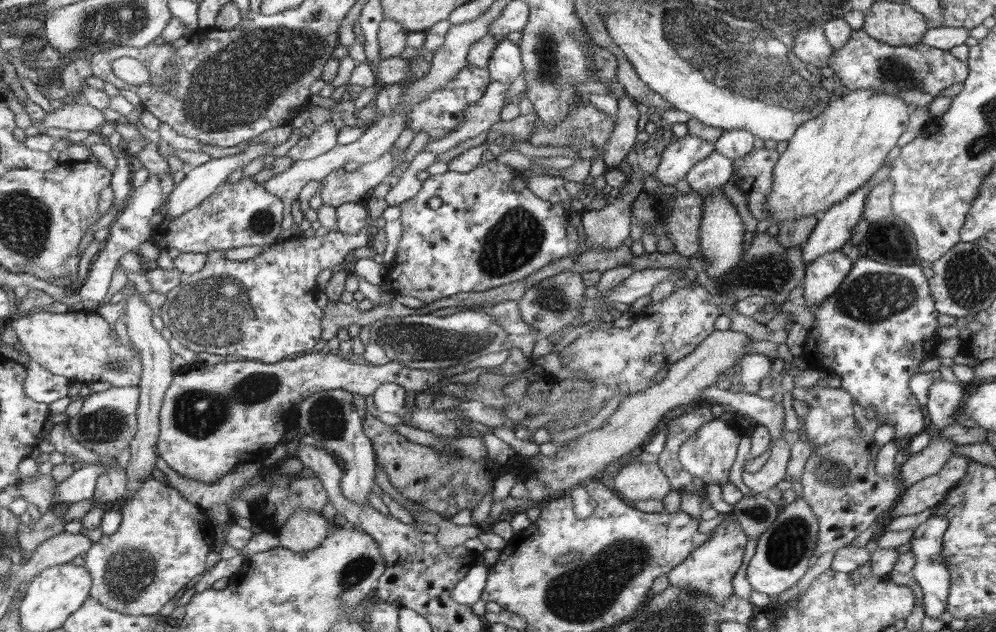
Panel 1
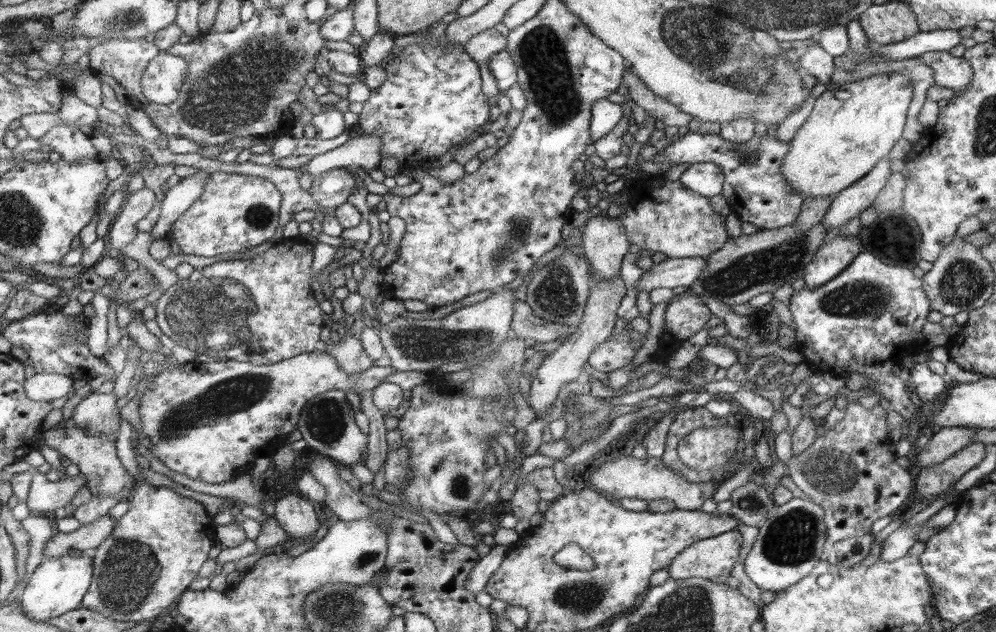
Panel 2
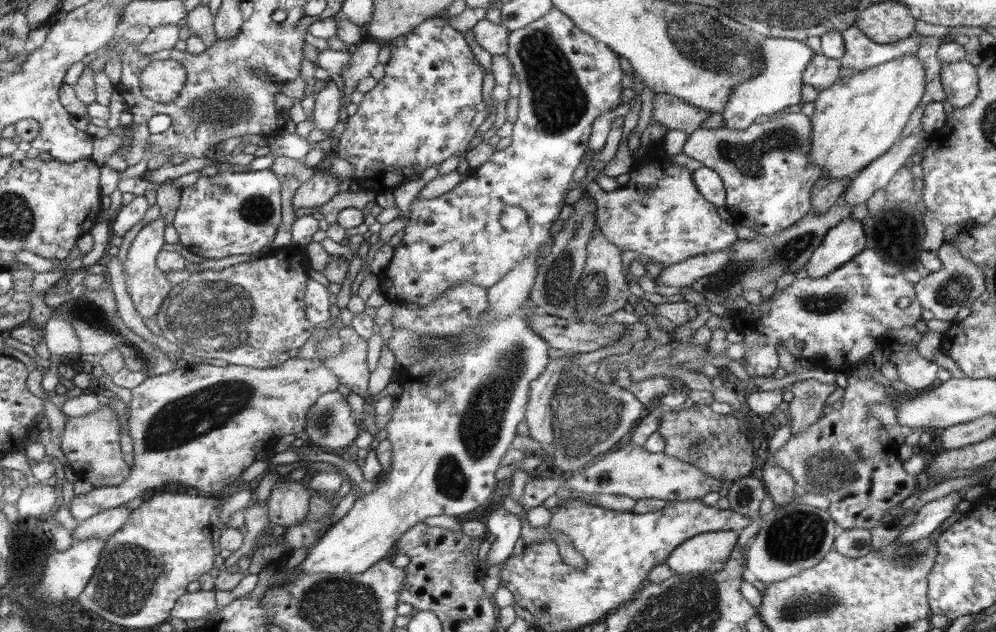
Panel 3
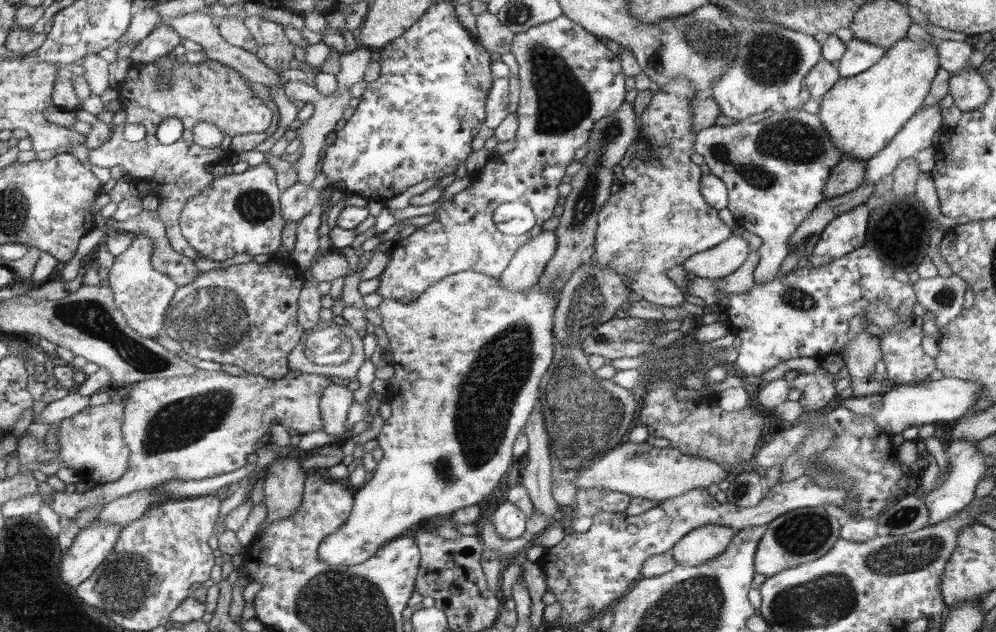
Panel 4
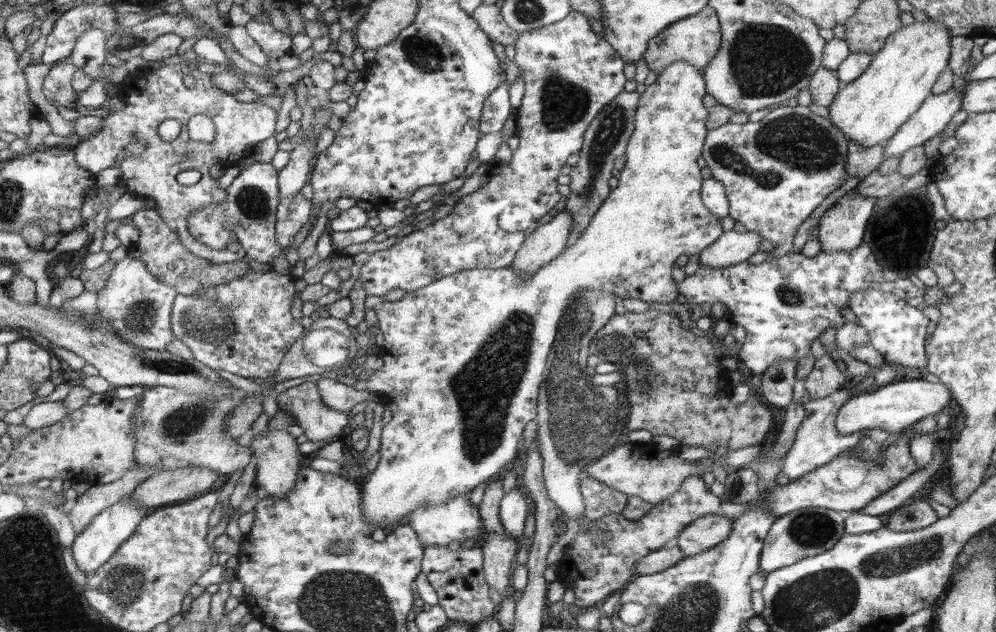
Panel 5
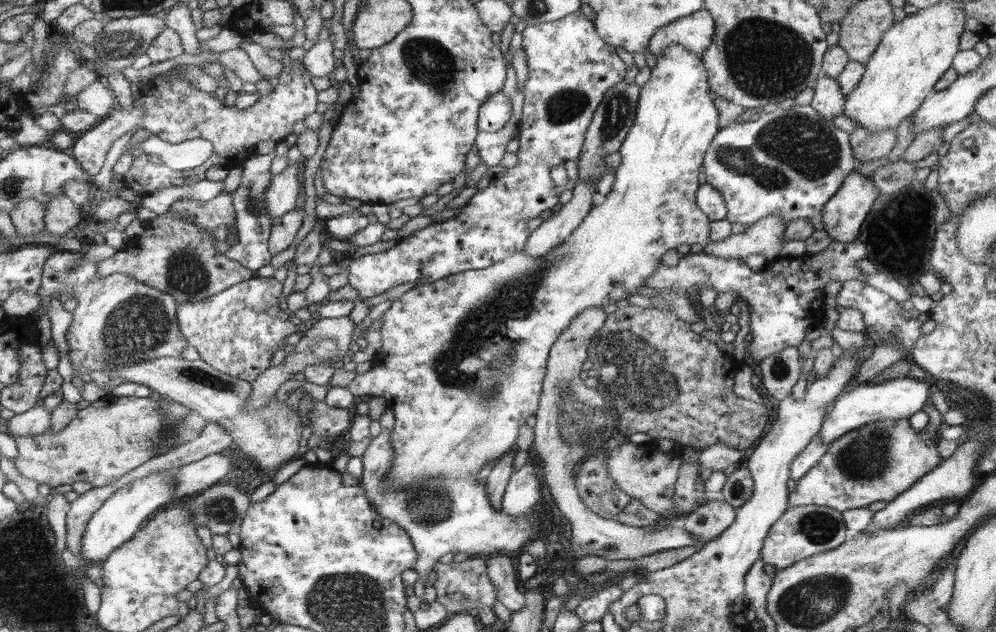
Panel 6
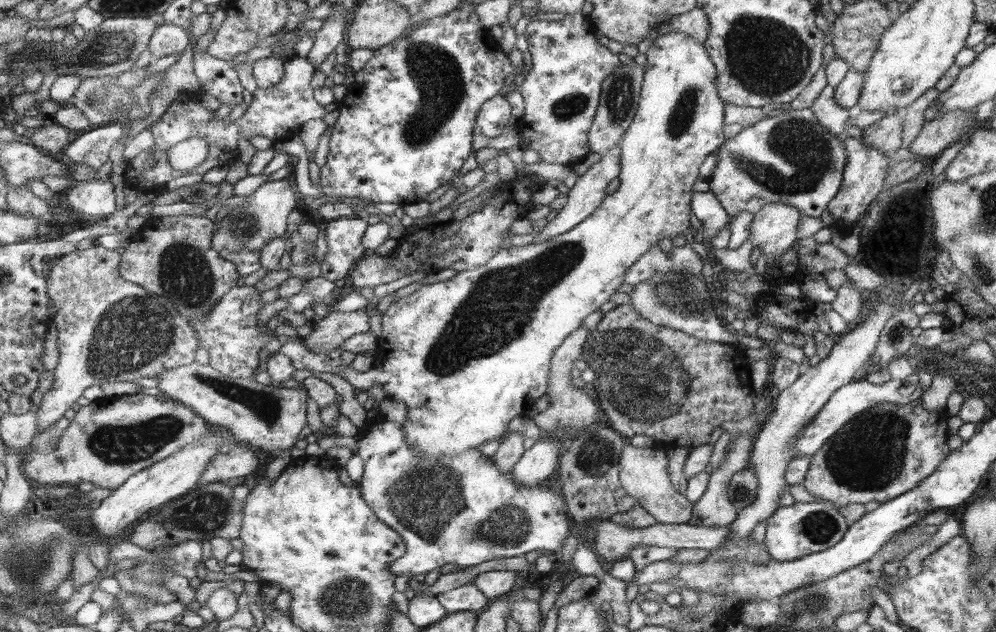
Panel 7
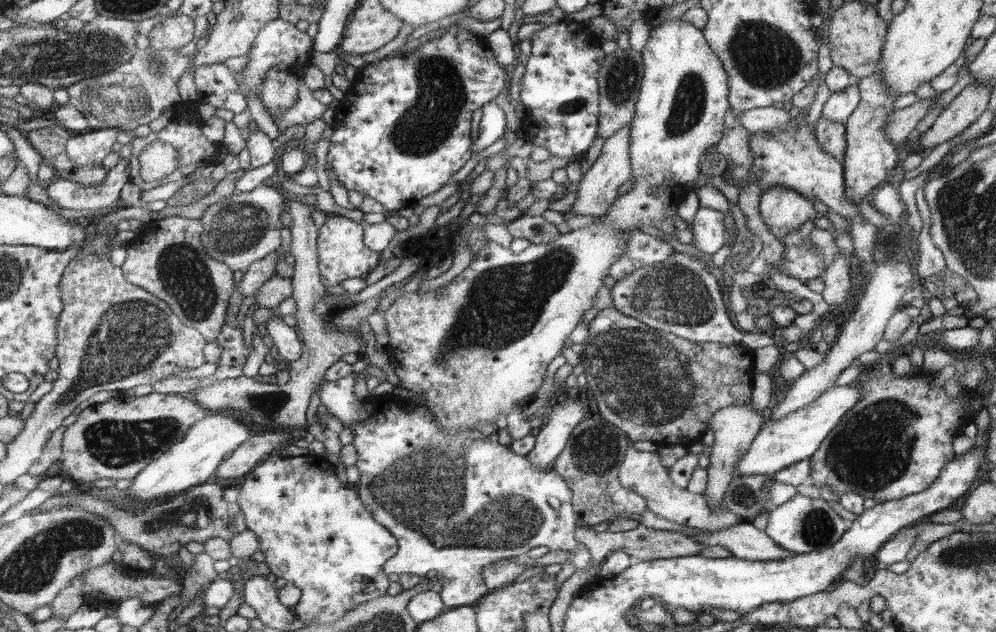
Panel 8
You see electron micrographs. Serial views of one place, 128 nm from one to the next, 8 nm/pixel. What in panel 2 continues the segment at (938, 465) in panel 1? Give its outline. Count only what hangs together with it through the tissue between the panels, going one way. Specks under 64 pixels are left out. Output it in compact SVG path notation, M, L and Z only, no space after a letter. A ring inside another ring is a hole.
M942 427L923 448L916 450L916 464L919 466L917 470L944 462L947 458L968 446L978 429L979 427Z

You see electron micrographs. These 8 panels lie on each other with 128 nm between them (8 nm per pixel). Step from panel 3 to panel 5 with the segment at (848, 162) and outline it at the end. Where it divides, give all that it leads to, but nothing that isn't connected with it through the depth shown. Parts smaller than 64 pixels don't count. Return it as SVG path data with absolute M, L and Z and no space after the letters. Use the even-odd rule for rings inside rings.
M928 19L926 23L916 21L910 26L903 26L900 31L892 32L884 48L873 56L872 63L862 76L856 78L852 84L842 84L839 94L828 107L828 118L854 143L864 148L876 147L876 145L885 147L900 127L923 106L928 96L932 95L940 76L948 70L952 54L951 42L952 34L948 31L948 27L932 19Z

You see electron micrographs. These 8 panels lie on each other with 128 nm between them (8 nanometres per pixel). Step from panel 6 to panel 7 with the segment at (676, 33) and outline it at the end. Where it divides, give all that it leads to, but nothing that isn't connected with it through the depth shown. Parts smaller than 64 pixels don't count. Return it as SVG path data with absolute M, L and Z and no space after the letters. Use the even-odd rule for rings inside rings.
M699 7L694 11L680 14L667 23L663 23L657 28L659 35L668 35L668 32L684 32L692 37L694 41L704 44L710 31L710 18Z

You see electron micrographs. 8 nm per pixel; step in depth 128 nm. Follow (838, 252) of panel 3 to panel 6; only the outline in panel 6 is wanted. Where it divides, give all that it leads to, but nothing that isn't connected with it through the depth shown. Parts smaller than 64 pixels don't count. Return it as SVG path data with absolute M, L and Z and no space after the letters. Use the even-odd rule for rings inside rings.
M853 170L839 188L838 194L824 206L821 215L824 224L823 229L832 236L833 241L842 243L853 242L860 235L860 228L866 222L867 216L872 211L880 195L881 193L872 182L871 175L860 175L860 173Z

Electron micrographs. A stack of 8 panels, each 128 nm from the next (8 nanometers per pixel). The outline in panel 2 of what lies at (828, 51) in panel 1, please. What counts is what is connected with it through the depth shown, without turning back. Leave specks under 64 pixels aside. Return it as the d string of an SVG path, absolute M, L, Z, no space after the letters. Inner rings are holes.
M816 42L801 51L800 68L806 75L814 76L818 83L830 86L831 75L836 70L835 58Z

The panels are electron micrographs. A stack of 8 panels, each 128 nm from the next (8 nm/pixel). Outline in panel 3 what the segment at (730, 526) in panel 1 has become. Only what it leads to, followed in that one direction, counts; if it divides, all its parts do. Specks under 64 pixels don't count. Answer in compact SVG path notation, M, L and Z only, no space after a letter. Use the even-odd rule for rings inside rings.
M736 531L697 535L680 544L666 563L676 575L720 572L731 560L736 540L738 540Z

